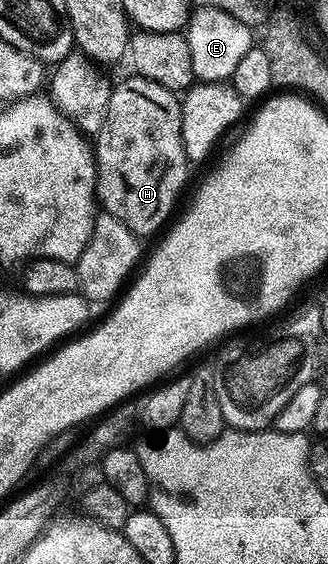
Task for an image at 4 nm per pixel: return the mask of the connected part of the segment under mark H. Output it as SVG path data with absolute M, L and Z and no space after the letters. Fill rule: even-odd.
M136 75L130 78L130 81L119 82L110 92L107 119L95 135L95 141L97 141L97 145L95 143L96 200L104 212L122 221L133 233L144 235L144 233L158 232L157 234L160 234L166 228L170 218L174 216L173 208L176 207L177 200L180 199L181 192L189 181L191 162L183 147L181 101L174 90L159 87L159 83L151 83Z

